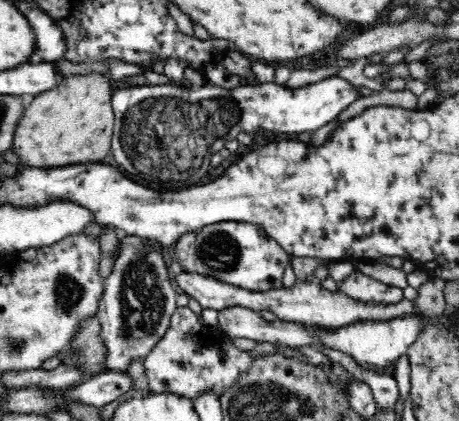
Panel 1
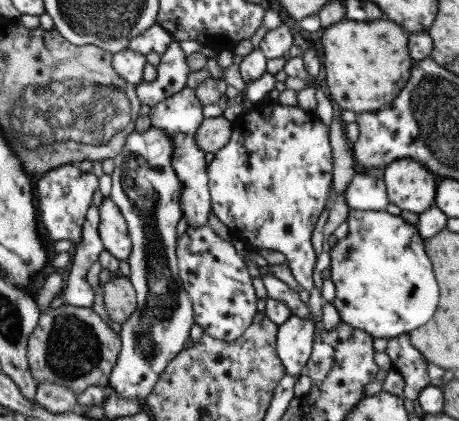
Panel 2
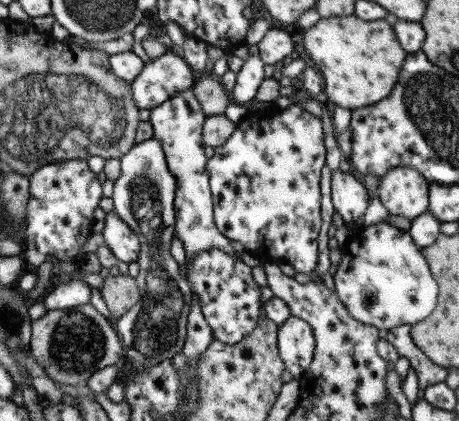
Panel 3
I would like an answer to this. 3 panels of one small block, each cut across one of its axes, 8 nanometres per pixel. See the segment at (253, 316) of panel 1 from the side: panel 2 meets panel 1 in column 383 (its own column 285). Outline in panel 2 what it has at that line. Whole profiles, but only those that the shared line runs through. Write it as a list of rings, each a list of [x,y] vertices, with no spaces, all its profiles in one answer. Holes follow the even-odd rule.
[[[295,314],[279,328],[279,356],[283,358],[289,376],[299,378],[305,374],[307,360],[313,352],[313,338],[315,324]]]

